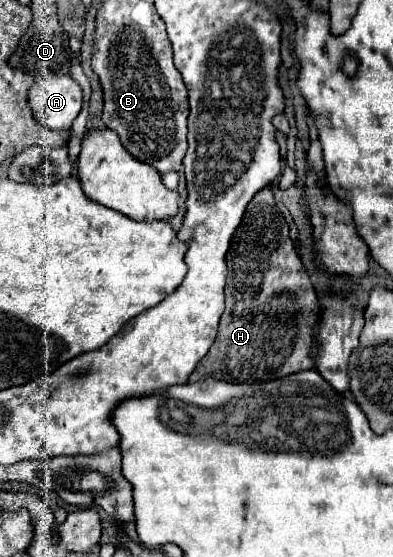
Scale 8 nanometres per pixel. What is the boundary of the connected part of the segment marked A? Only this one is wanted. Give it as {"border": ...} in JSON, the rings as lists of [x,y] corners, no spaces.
{"border":[[[47,74],[29,88],[29,106],[49,130],[69,130],[83,110],[83,90],[71,76]]]}

